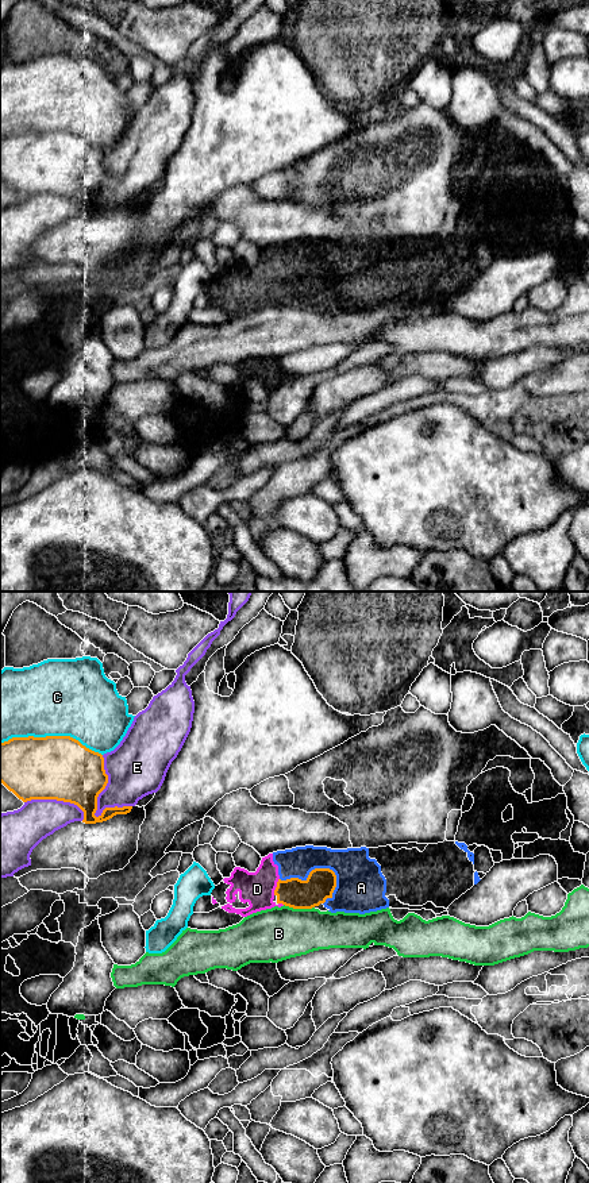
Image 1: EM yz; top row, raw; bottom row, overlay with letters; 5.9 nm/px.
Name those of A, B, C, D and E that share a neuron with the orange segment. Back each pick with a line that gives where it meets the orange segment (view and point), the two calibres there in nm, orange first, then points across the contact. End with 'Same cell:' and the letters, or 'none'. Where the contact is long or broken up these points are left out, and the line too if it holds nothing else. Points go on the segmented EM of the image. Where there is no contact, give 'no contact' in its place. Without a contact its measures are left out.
Same cell: none

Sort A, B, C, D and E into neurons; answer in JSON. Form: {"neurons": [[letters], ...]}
{"neurons": [["A", "D"], ["B"], ["C"], ["E"]]}

